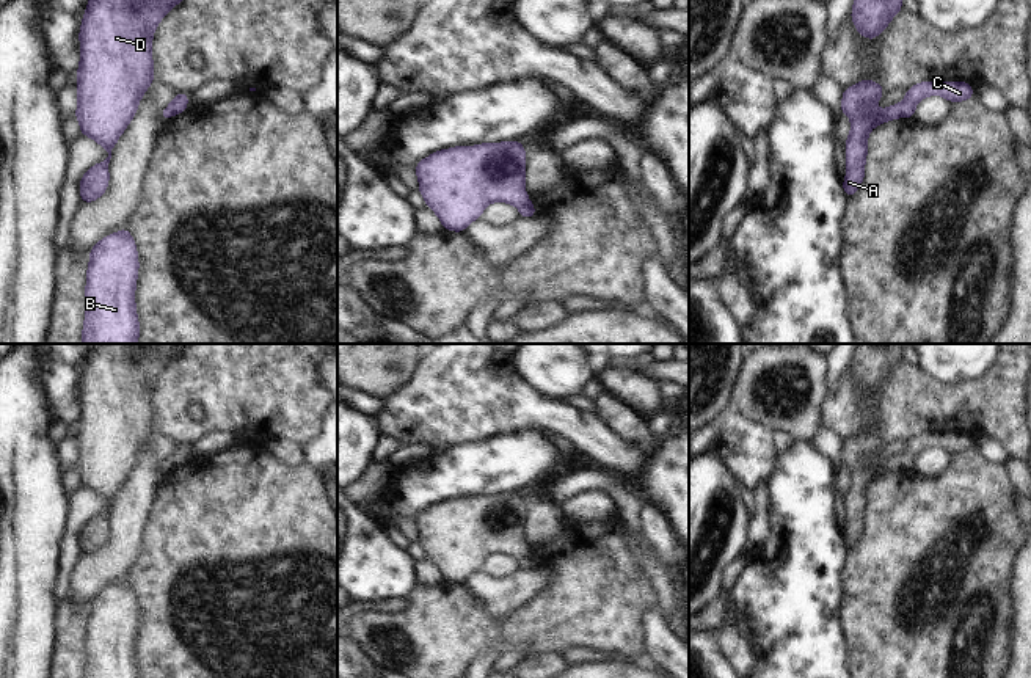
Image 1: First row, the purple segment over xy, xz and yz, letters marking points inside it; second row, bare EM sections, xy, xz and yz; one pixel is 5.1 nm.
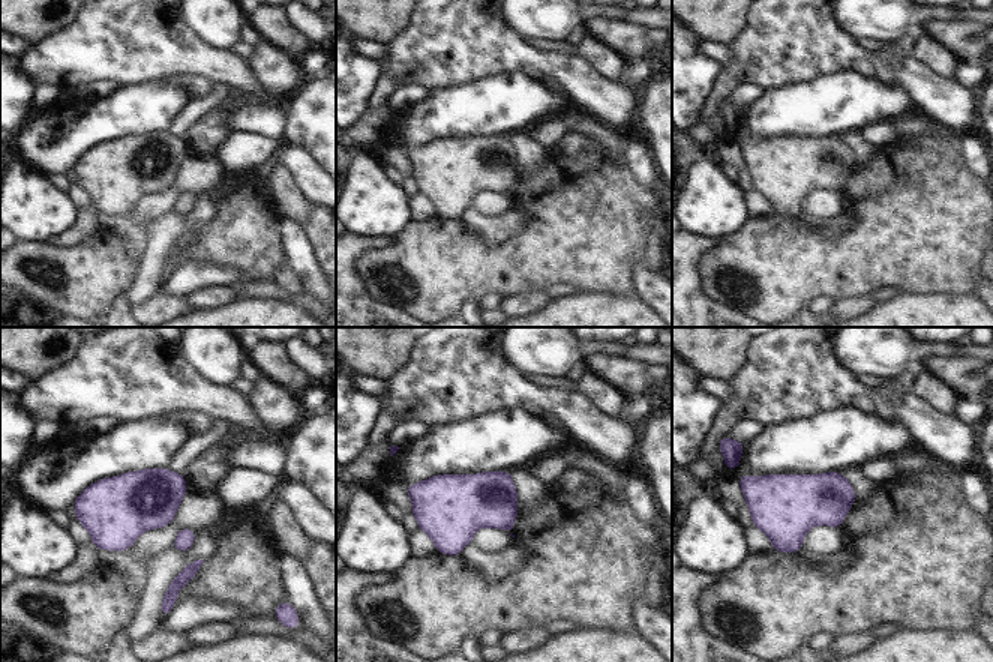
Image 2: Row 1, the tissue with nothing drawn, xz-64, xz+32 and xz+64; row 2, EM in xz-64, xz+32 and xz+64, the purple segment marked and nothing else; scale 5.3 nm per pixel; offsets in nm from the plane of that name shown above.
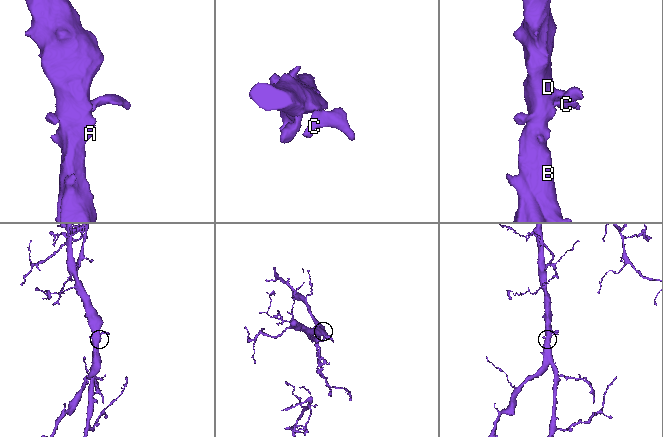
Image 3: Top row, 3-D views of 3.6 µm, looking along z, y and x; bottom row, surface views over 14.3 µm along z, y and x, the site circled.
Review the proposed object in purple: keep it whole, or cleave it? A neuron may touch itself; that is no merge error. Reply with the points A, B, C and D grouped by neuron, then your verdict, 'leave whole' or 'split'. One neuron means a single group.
A B C D; leave whole

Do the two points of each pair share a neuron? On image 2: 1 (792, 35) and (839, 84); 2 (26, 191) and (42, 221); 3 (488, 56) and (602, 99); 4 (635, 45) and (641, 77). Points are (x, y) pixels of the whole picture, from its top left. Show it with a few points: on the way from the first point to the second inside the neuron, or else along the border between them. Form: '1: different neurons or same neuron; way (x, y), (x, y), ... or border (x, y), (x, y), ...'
1: different neurons; border (849, 68), (821, 74), (803, 83), (794, 83)
2: same neuron; way (29, 198), (29, 206), (35, 213)
3: same neuron; way (516, 56), (531, 56), (558, 65), (573, 74)
4: different neurons; border (641, 59), (629, 63)

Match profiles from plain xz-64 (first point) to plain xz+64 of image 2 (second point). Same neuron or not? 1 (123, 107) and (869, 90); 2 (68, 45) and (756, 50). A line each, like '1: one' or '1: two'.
1: one
2: one

